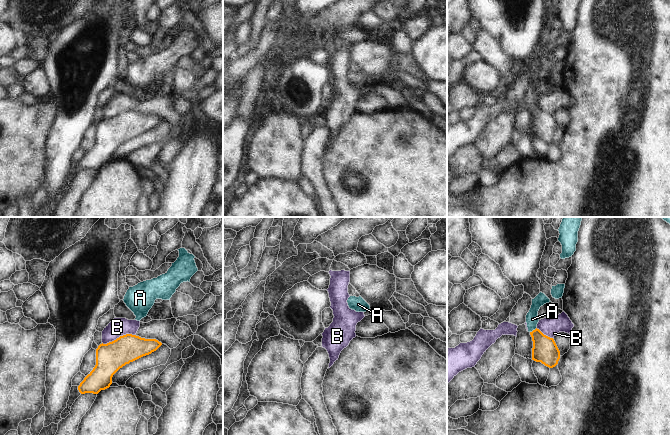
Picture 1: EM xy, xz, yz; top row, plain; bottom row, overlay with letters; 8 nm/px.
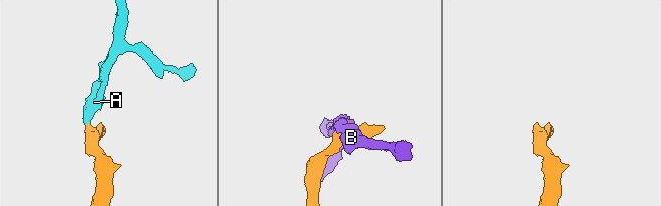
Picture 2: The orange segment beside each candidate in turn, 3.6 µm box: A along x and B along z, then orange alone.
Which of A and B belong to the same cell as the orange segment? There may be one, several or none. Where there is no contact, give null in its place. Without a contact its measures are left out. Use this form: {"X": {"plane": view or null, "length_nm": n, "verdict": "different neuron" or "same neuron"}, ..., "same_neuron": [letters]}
{"A": {"plane": "yz", "length_nm": 70, "verdict": "same neuron"}, "B": {"plane": "xy", "length_nm": 280, "verdict": "different neuron"}, "same_neuron": ["A"]}

